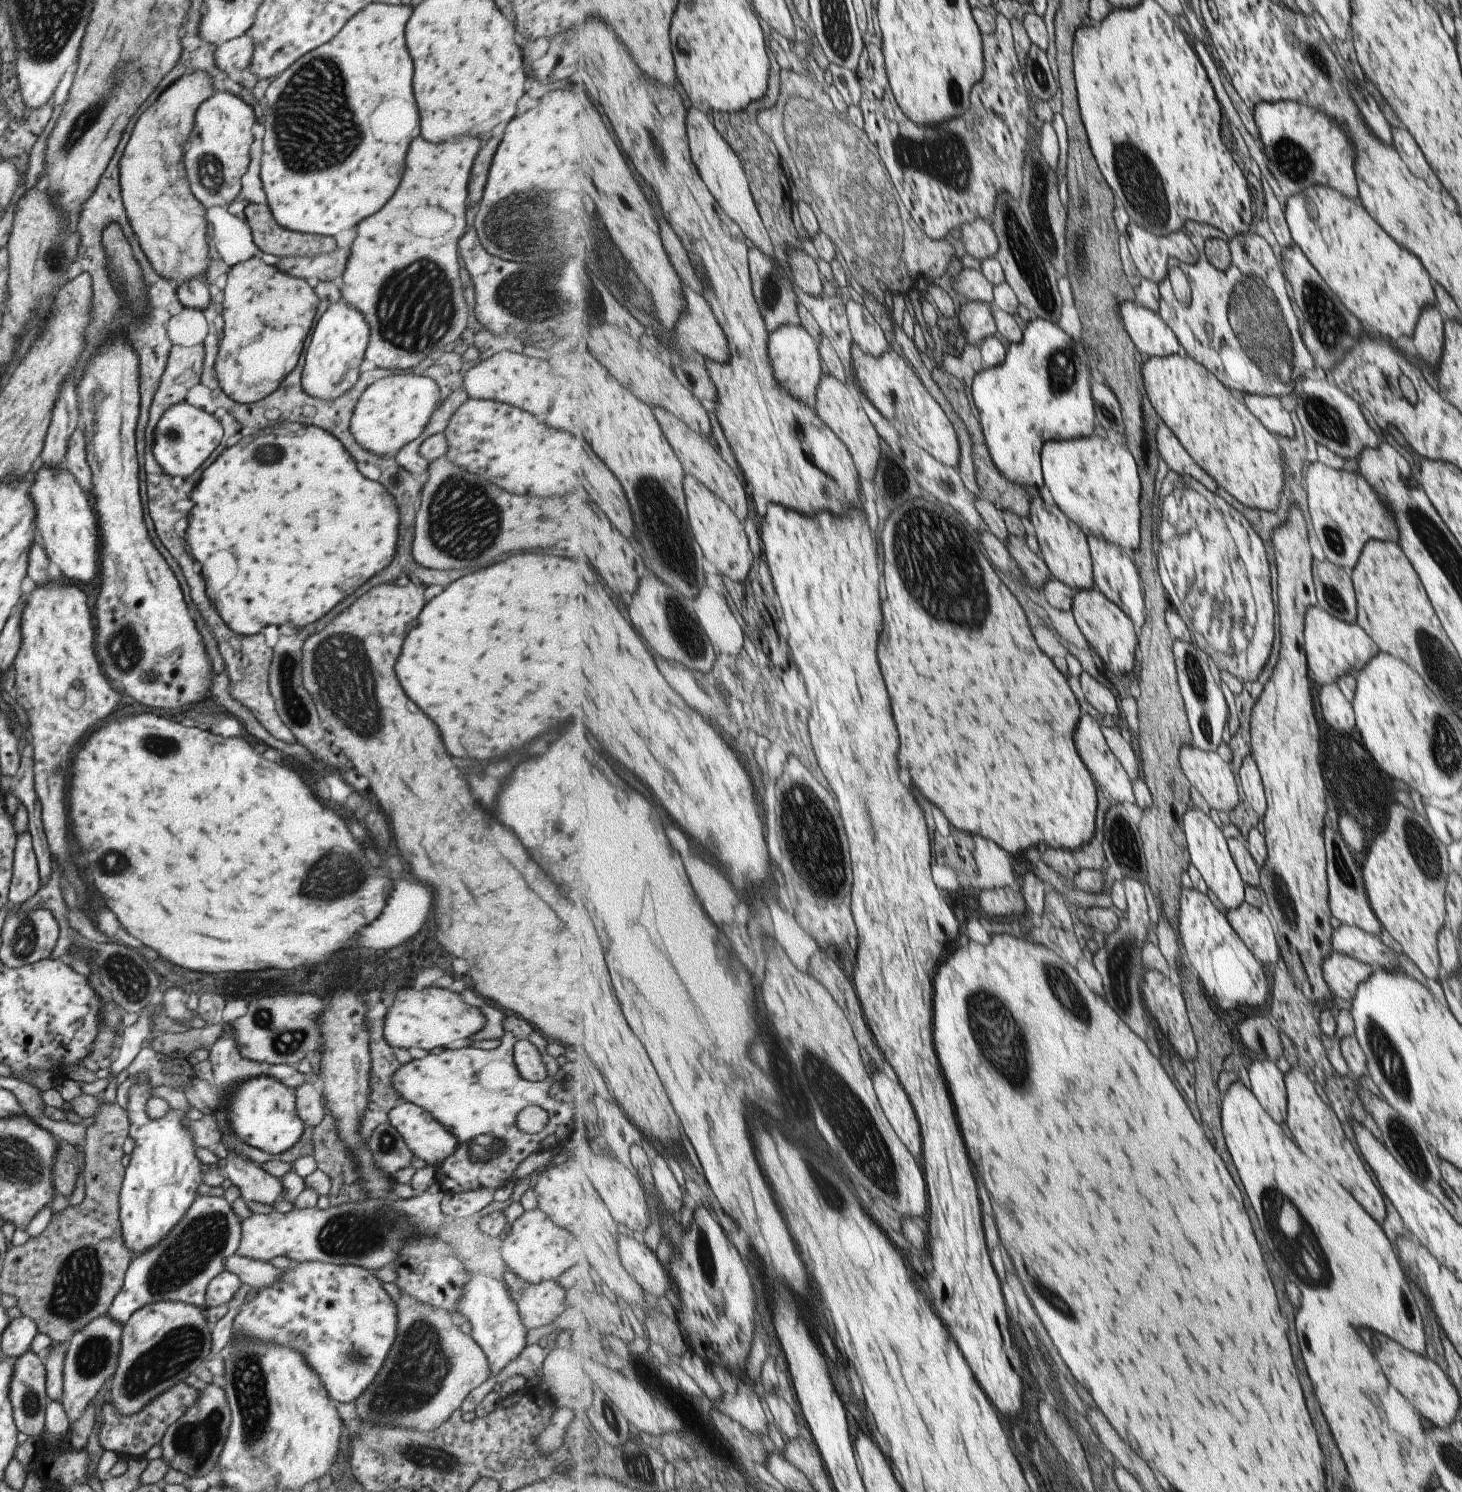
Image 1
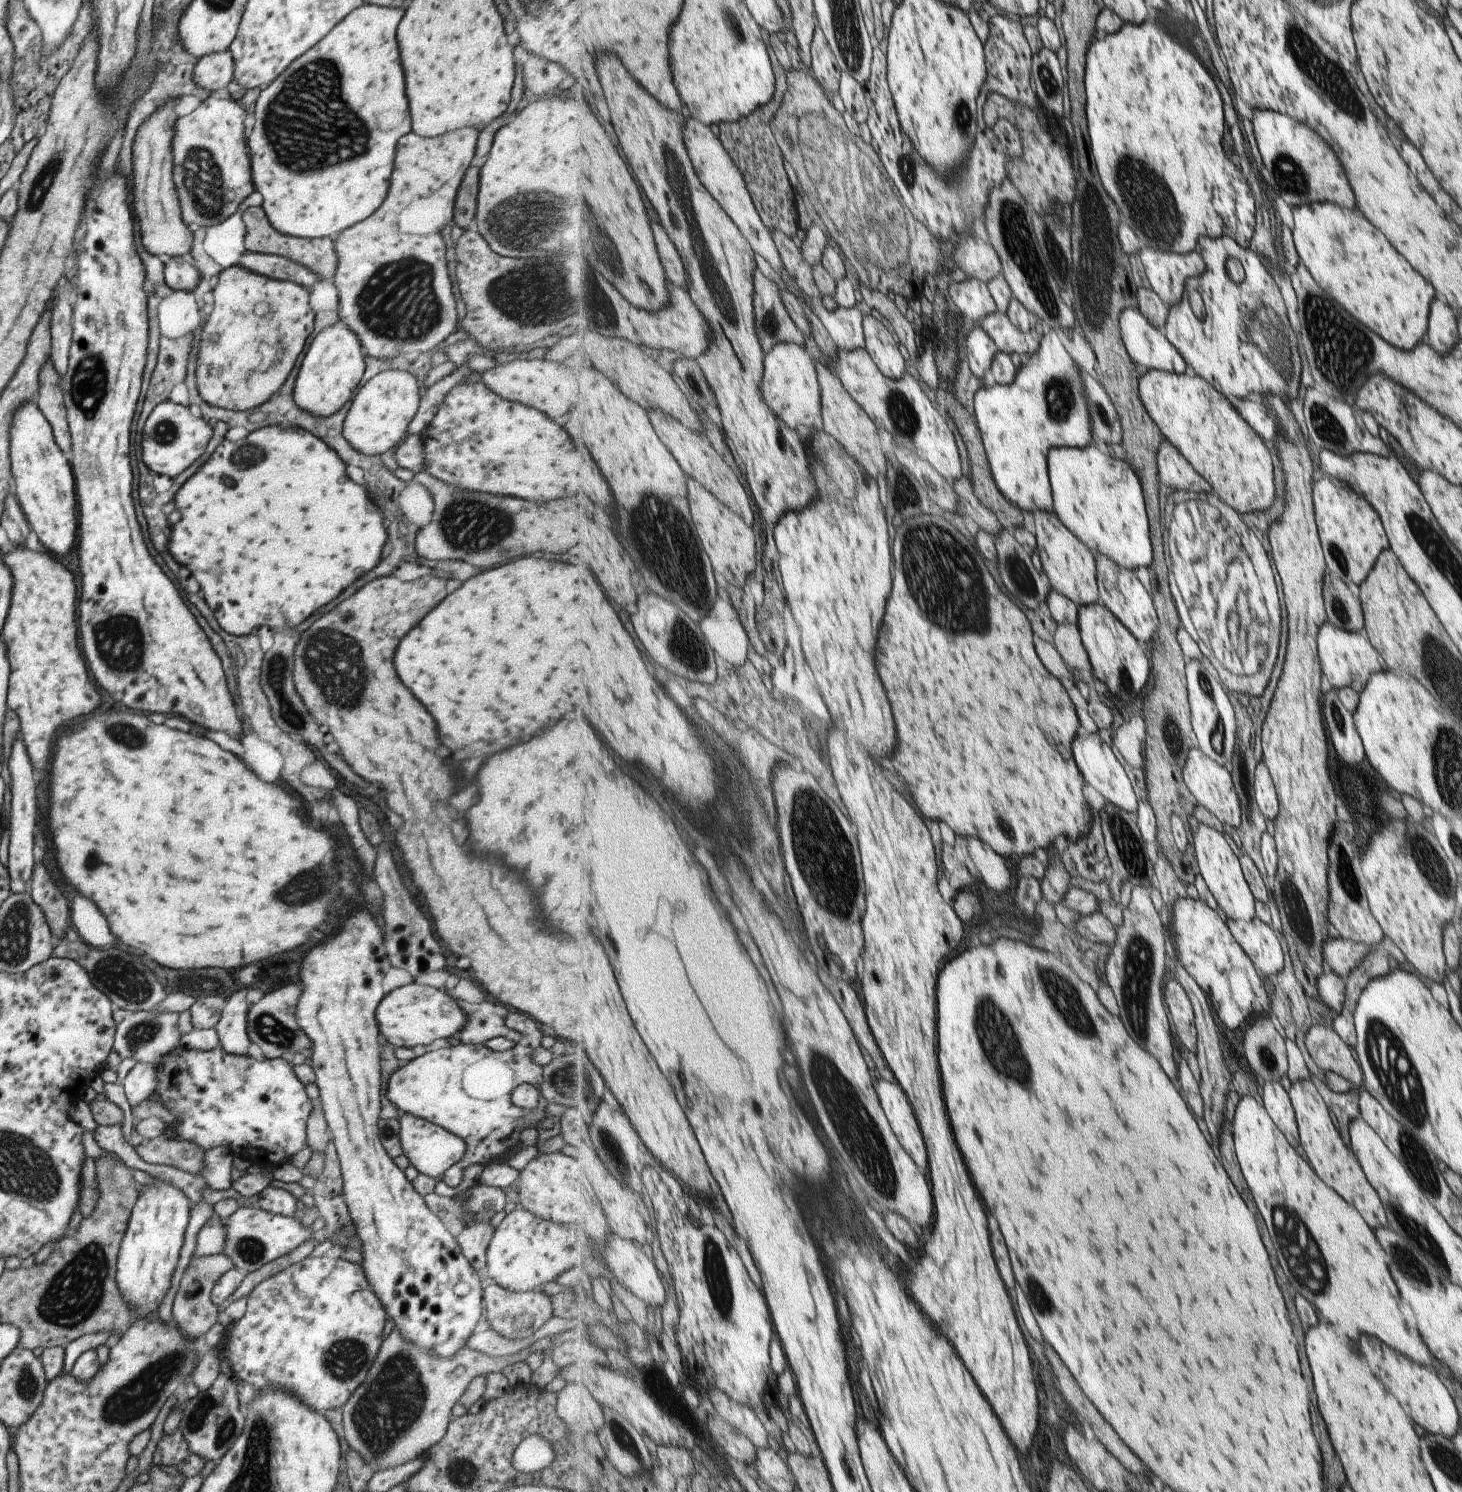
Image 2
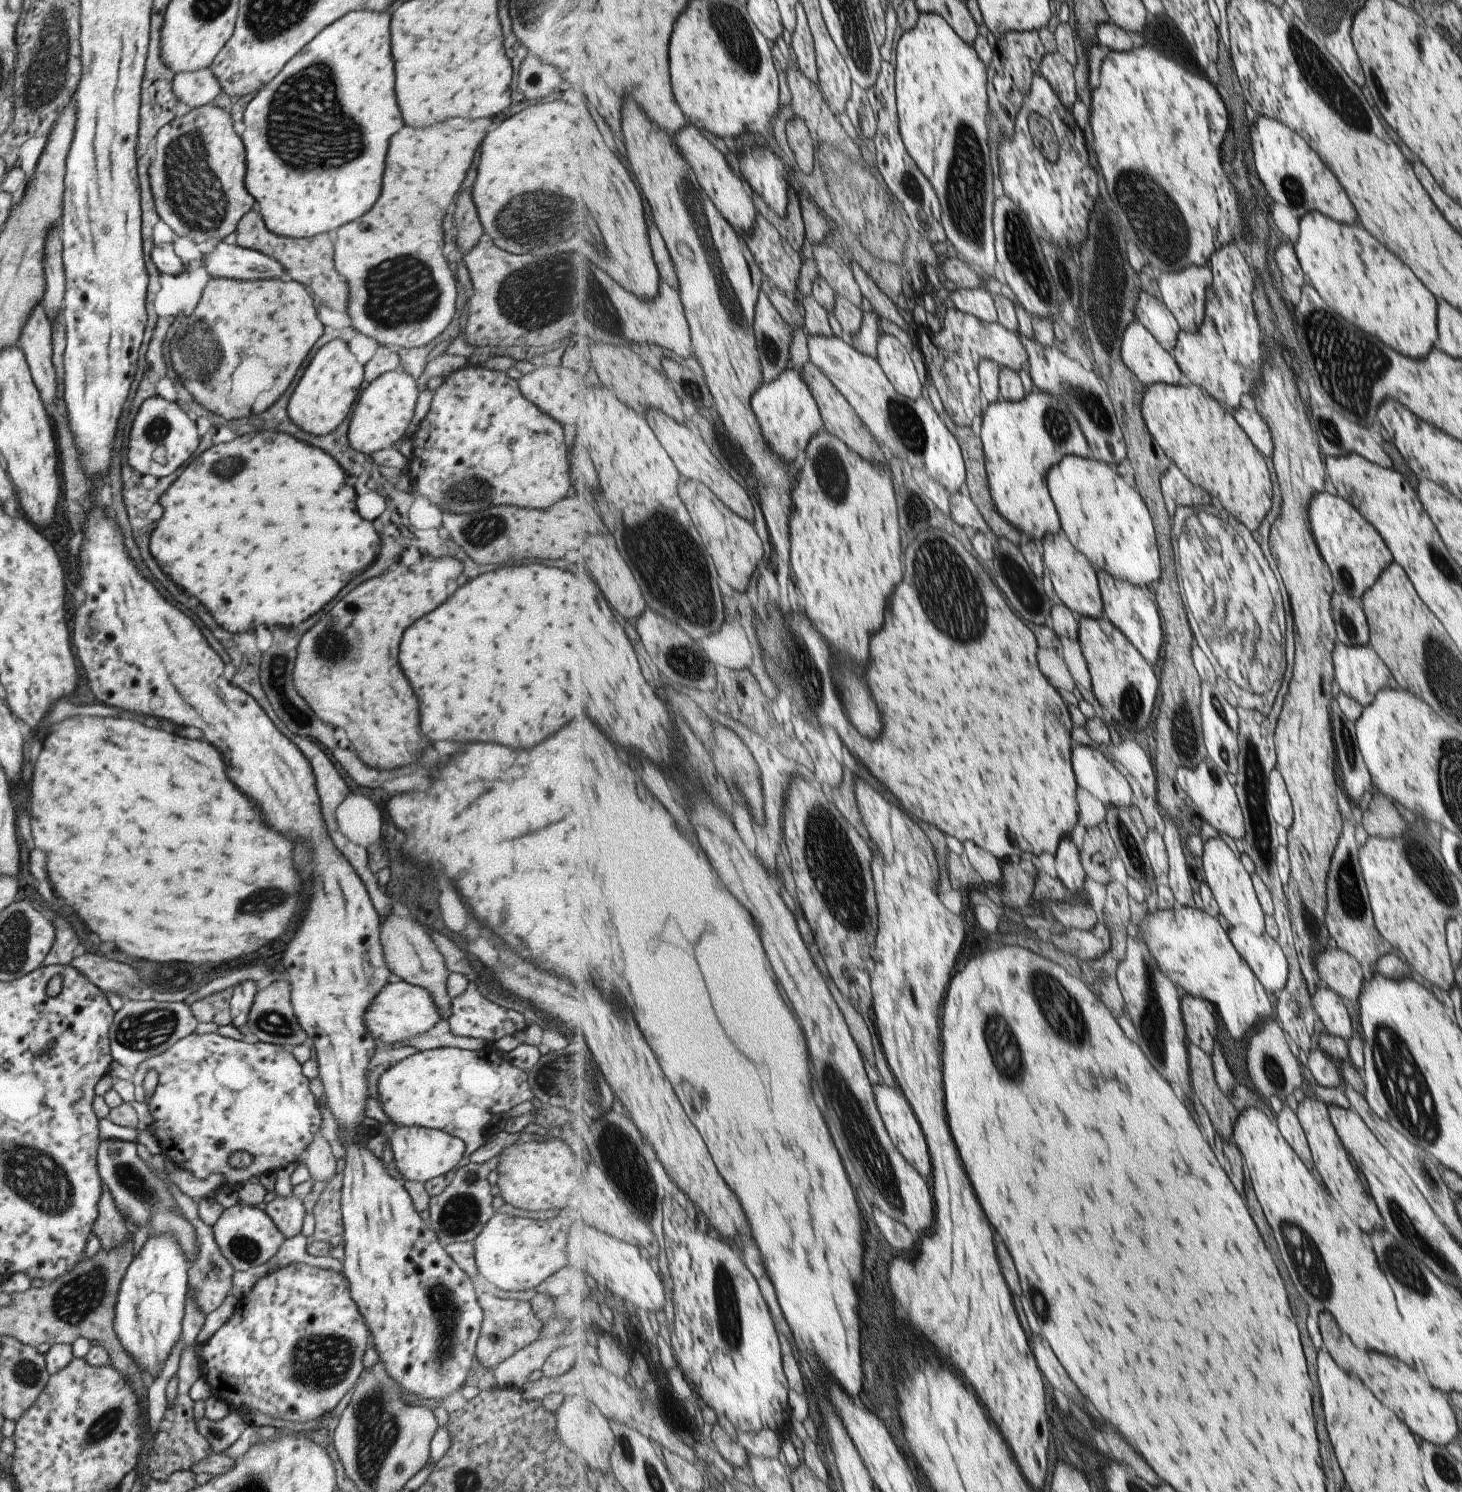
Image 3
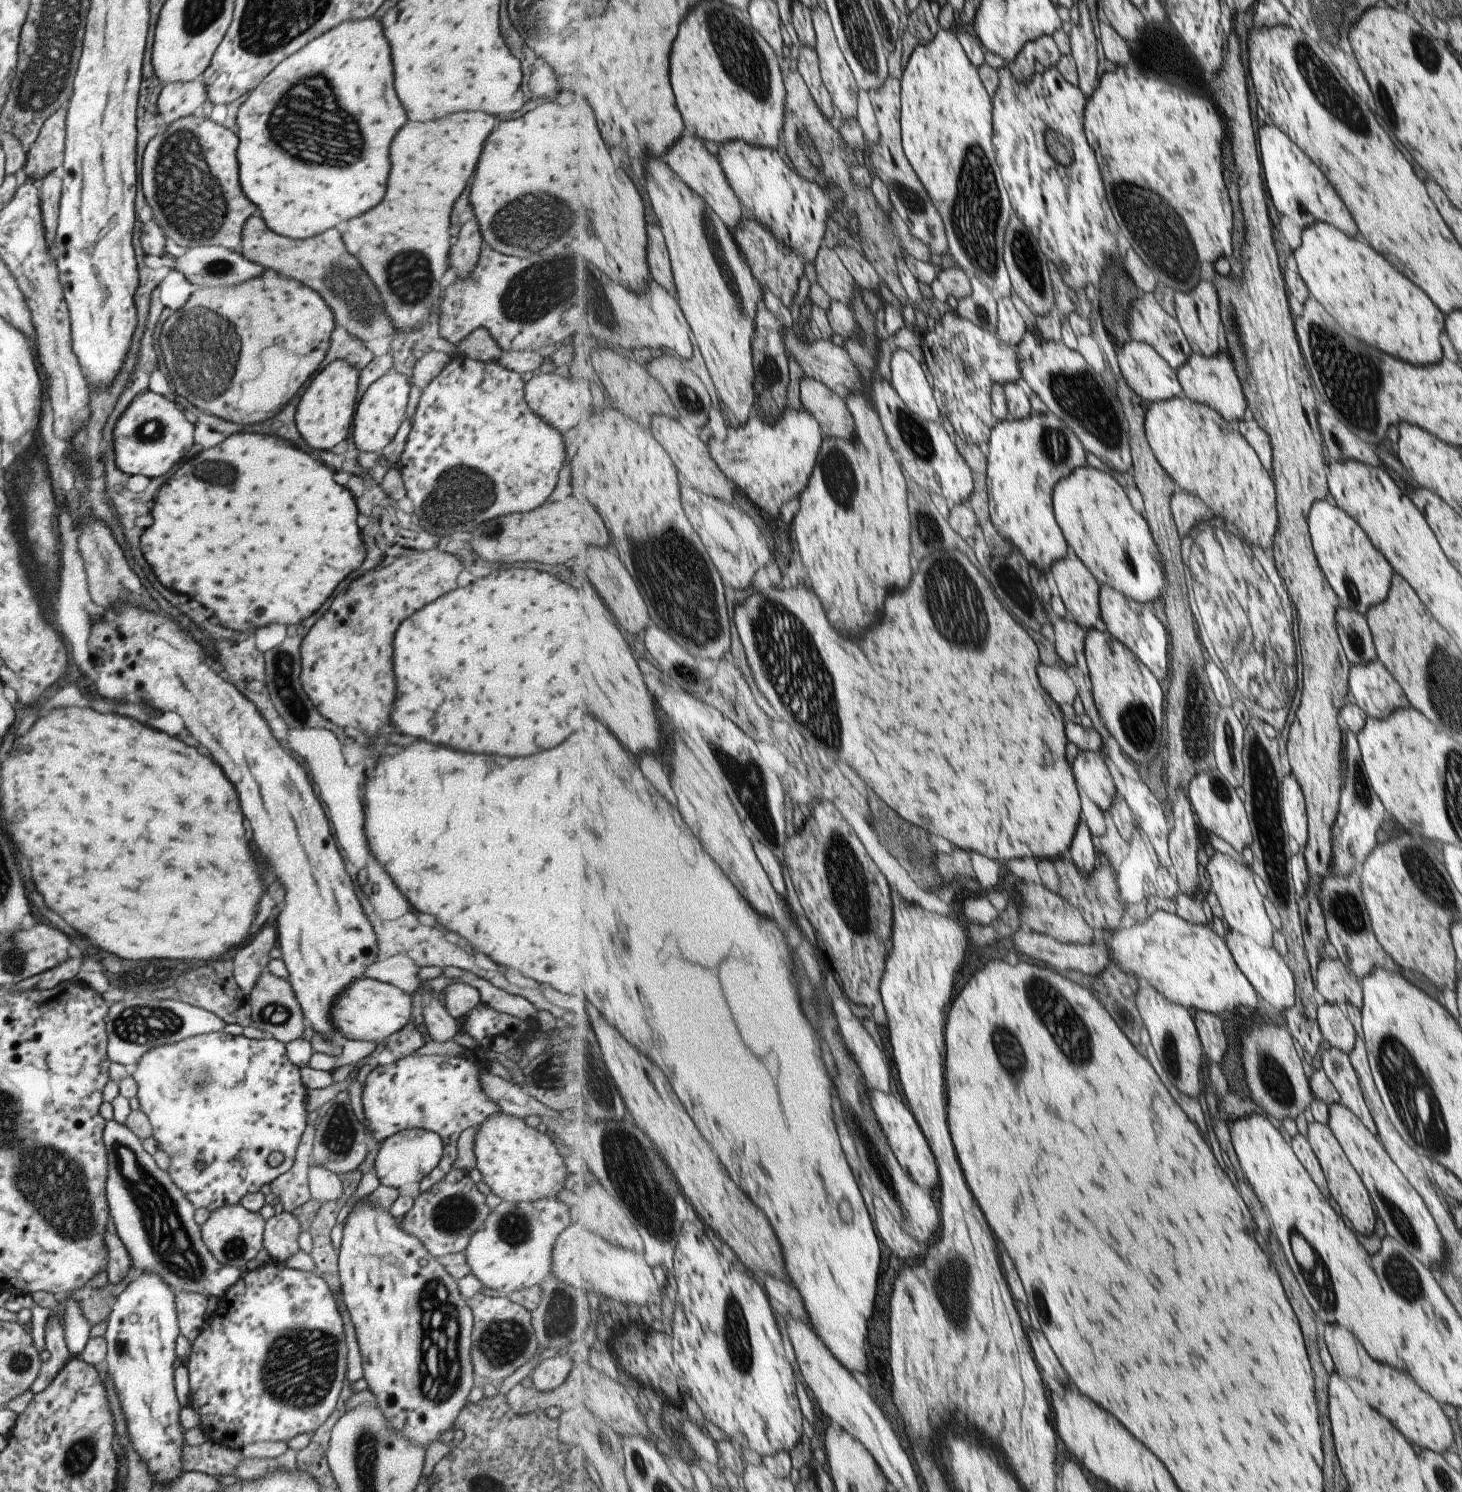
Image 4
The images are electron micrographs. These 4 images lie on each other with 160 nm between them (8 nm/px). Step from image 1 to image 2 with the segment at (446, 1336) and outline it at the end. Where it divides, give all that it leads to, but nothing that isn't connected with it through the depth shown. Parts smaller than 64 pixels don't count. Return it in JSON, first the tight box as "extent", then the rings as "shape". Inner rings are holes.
{"extent":[339,1328,545,1473],"shape":[[[393,1328],[390,1334],[384,1338],[379,1346],[379,1351],[362,1381],[362,1384],[349,1396],[349,1399],[339,1408],[342,1414],[343,1428],[342,1436],[347,1446],[355,1452],[359,1452],[365,1467],[371,1473],[383,1471],[394,1466],[401,1466],[409,1460],[423,1456],[425,1450],[433,1444],[438,1444],[445,1435],[447,1426],[452,1420],[451,1409],[464,1394],[468,1385],[478,1376],[487,1375],[491,1372],[501,1372],[507,1365],[521,1362],[531,1352],[544,1351],[545,1338],[540,1339],[515,1353],[506,1354],[500,1357],[490,1358],[484,1354],[470,1350],[466,1346],[460,1349],[451,1359],[439,1359],[430,1353],[423,1353],[412,1345],[405,1343],[402,1337]]]}

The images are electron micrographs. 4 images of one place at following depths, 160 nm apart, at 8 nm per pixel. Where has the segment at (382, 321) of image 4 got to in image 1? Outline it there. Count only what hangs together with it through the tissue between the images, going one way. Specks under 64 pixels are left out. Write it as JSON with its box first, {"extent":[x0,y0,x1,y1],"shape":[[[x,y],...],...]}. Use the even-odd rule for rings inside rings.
{"extent":[243,203,336,258],"shape":[[[247,203],[243,212],[244,220],[250,228],[253,244],[255,244],[255,246],[265,254],[273,254],[273,256],[279,258],[298,257],[330,253],[336,248],[335,239],[333,237],[300,233],[280,227],[272,219],[269,207],[266,204]]]}

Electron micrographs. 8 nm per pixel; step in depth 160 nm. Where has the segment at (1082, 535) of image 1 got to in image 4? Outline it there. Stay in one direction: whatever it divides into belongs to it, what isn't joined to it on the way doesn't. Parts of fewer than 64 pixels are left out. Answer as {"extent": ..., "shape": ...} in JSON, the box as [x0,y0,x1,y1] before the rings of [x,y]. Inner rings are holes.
{"extent":[1051,546,1108,632],"shape":[[[1069,546],[1067,556],[1053,564],[1051,572],[1059,589],[1061,599],[1066,606],[1066,610],[1073,617],[1073,621],[1086,630],[1095,628],[1096,630],[1101,630],[1101,632],[1108,631],[1107,624],[1103,621],[1102,616],[1101,586],[1094,573],[1083,563],[1083,560],[1079,558],[1071,546]]]}

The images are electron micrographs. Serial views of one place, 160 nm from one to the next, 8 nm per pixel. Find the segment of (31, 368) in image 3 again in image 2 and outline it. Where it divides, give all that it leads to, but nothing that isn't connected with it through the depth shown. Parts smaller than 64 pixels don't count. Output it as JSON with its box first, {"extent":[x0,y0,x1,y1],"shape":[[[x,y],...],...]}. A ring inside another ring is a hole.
{"extent":[33,358,71,459],"shape":[[[49,358],[40,366],[37,383],[38,390],[33,402],[50,425],[54,442],[58,445],[59,451],[69,459],[71,457],[70,435],[62,400],[62,378],[53,369]]]}

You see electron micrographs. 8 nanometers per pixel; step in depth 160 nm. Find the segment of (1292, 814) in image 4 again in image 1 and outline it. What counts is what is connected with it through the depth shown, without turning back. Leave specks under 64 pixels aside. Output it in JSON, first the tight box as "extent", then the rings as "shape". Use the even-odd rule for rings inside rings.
{"extent":[1237,755,1266,817],"shape":[[[1249,755],[1241,760],[1241,766],[1237,770],[1237,778],[1245,803],[1255,812],[1255,815],[1263,817],[1266,804],[1263,786],[1256,764]]]}

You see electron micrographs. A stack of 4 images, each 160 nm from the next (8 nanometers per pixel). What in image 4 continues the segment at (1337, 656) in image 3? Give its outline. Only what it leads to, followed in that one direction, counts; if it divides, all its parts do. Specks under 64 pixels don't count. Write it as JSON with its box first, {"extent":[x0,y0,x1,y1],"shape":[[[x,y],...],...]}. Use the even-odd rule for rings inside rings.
{"extent":[1349,659,1408,718],"shape":[[[1377,659],[1367,664],[1349,663],[1349,694],[1370,718],[1387,718],[1393,710],[1408,706],[1401,688]]]}

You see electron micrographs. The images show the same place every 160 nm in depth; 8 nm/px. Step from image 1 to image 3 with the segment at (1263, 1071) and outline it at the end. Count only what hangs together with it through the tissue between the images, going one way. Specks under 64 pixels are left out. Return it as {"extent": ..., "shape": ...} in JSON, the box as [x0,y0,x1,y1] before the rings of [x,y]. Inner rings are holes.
{"extent":[1274,1106,1313,1170],"shape":[[[1283,1106],[1283,1110],[1278,1113],[1274,1113],[1274,1121],[1278,1125],[1281,1136],[1285,1139],[1287,1144],[1290,1144],[1291,1150],[1302,1160],[1302,1163],[1309,1170],[1313,1170],[1313,1161],[1311,1160],[1311,1154],[1303,1135],[1303,1130],[1297,1121],[1297,1116],[1288,1106]]]}

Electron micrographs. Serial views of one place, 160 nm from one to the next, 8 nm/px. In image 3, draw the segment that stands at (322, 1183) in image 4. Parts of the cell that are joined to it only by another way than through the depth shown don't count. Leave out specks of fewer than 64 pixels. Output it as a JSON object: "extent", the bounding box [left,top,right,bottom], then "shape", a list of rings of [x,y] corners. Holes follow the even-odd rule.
{"extent":[302,1136,336,1183],"shape":[[[320,1136],[314,1137],[303,1152],[302,1162],[313,1181],[325,1183],[335,1174],[336,1164],[330,1145]]]}

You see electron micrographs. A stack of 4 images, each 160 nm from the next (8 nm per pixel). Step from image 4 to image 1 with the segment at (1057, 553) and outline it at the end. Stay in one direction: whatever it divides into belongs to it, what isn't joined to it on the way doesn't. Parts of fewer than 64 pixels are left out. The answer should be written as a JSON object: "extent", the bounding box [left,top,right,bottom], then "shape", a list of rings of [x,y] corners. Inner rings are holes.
{"extent":[972,317,1096,491],"shape":[[[1037,317],[1027,323],[1023,342],[1011,343],[1001,366],[981,370],[972,385],[973,408],[977,410],[991,457],[1013,484],[1033,491],[1046,486],[1042,453],[1049,440],[1074,440],[1095,436],[1096,411],[1089,368],[1094,361],[1082,340],[1073,340],[1055,322]]]}

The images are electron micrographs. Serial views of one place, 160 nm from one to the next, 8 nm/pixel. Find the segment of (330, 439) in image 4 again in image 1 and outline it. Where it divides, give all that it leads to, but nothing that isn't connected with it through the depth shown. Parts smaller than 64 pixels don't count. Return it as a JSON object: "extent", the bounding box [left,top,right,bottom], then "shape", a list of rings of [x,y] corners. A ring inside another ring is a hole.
{"extent":[301,298,369,401],"shape":[[[343,298],[331,304],[319,318],[311,332],[309,346],[305,350],[305,362],[301,372],[303,392],[311,398],[331,401],[349,391],[359,379],[359,368],[369,342],[369,326],[361,312],[353,306],[347,306]]]}

